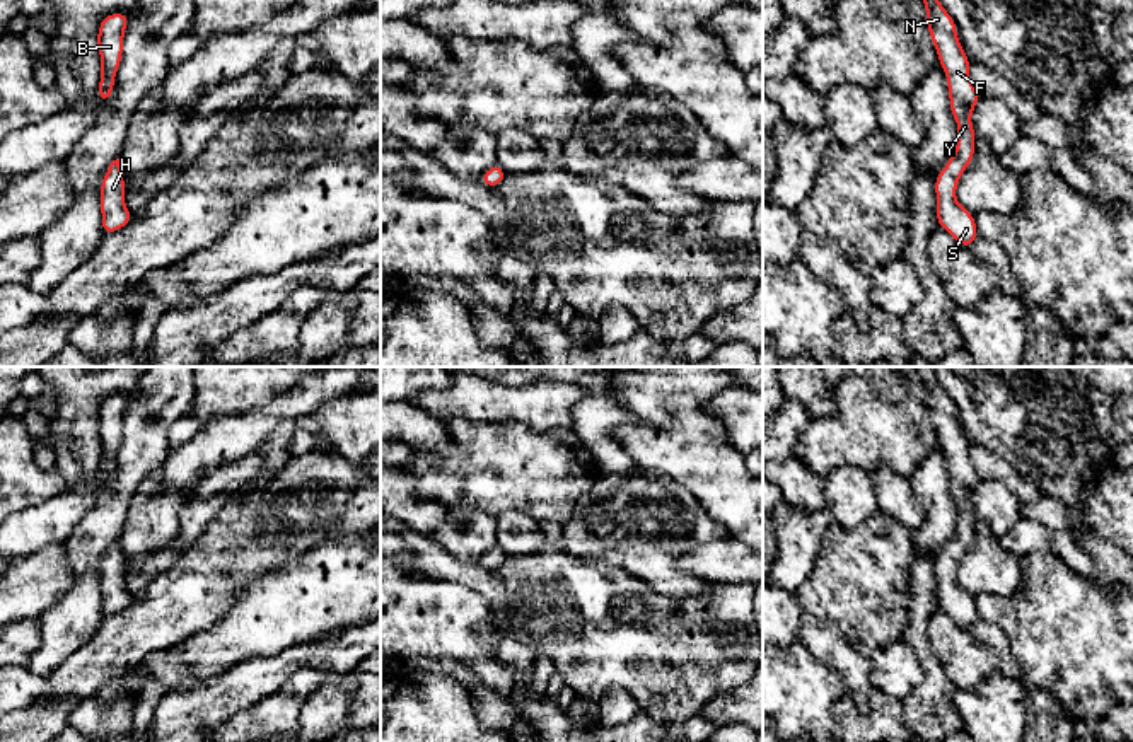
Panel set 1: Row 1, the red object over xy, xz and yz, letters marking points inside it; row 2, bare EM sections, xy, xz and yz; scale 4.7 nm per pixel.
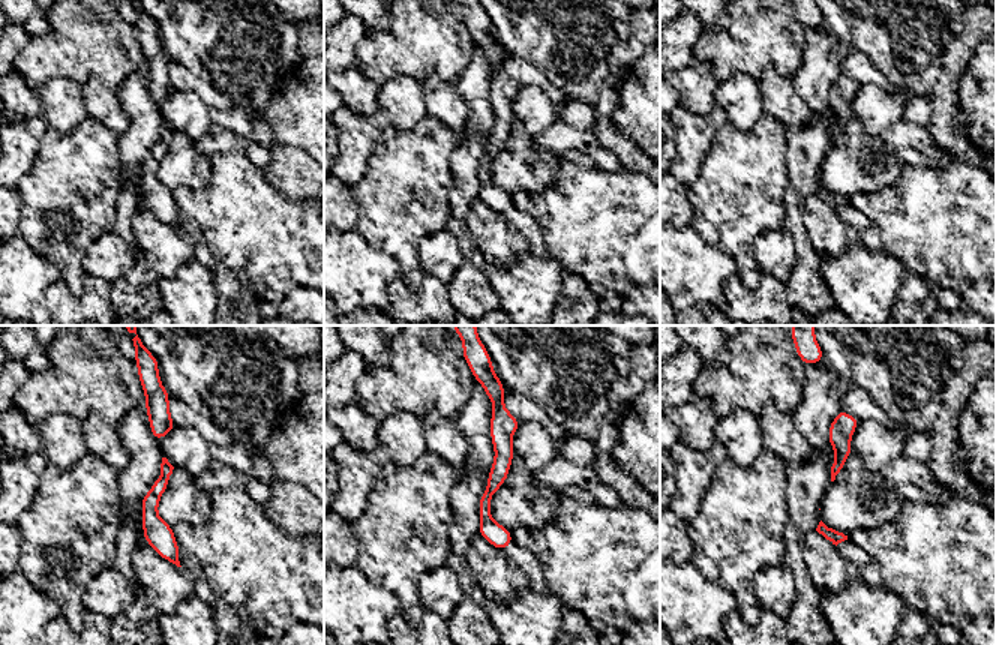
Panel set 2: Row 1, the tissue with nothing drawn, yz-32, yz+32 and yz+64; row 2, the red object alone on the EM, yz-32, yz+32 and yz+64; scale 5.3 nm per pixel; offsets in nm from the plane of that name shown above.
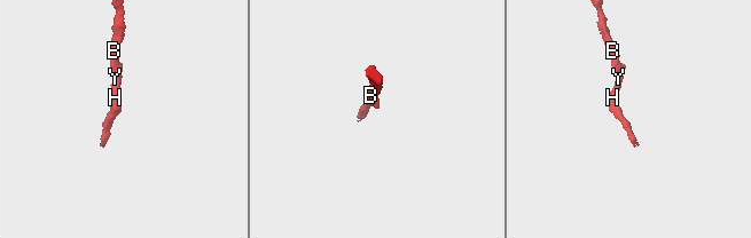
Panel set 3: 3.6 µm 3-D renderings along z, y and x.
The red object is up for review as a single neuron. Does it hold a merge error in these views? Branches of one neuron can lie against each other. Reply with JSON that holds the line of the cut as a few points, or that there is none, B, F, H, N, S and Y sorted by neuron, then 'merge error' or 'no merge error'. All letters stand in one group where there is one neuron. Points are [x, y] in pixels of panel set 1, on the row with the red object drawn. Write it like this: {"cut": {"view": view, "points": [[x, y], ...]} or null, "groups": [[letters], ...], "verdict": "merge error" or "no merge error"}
{"cut": null, "groups": [["B", "F", "H", "N", "S", "Y"]], "verdict": "no merge error"}

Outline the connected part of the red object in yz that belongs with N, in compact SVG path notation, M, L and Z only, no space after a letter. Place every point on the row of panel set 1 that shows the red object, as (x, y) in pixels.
M923 0L923 3L927 9L925 24L947 75L950 113L959 128L954 155L935 177L937 225L947 230L957 244L969 249L979 234L974 215L957 203L956 188L957 179L974 157L976 135L971 113L981 97L967 75L971 60L957 39L954 19L938 0Z

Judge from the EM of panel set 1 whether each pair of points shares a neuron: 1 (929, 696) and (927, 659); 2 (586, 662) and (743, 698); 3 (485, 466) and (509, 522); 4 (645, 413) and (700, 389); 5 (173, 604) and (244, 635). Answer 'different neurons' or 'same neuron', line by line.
1: same neuron
2: different neurons
3: different neurons
4: same neuron
5: different neurons

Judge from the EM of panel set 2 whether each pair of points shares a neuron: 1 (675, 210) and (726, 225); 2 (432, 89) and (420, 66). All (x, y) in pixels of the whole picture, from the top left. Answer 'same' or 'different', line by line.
1: different
2: different

